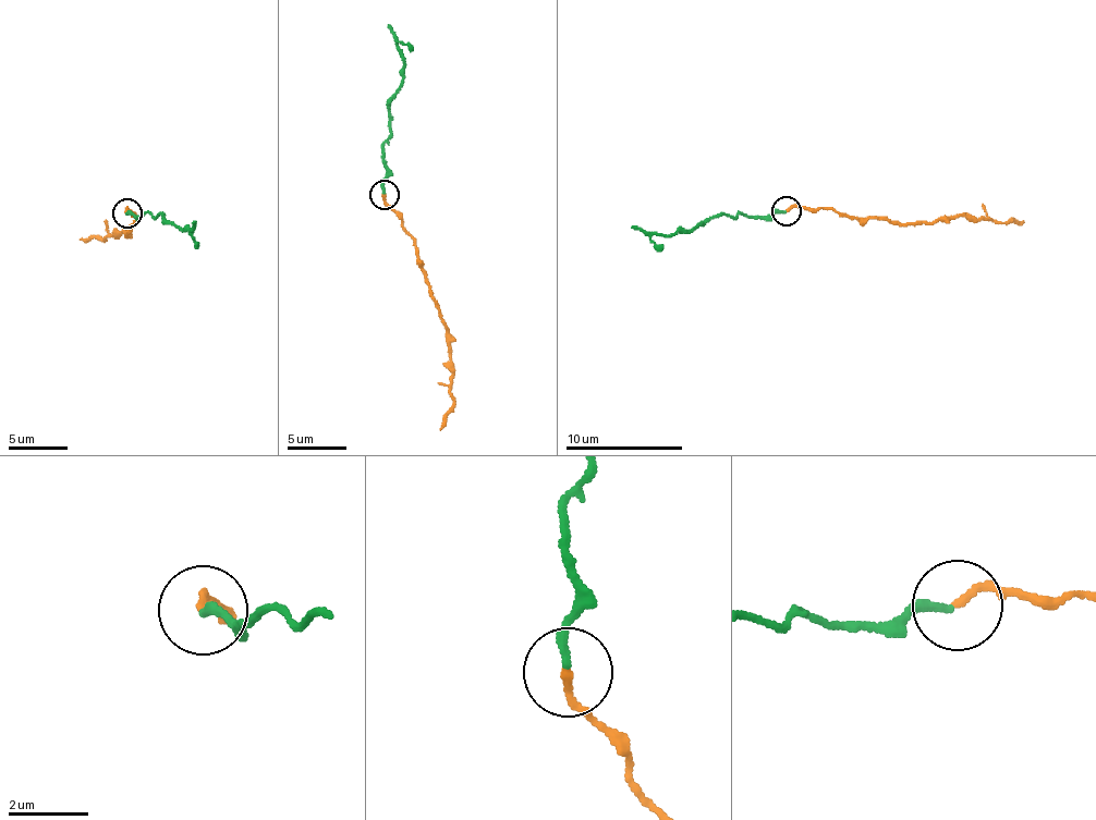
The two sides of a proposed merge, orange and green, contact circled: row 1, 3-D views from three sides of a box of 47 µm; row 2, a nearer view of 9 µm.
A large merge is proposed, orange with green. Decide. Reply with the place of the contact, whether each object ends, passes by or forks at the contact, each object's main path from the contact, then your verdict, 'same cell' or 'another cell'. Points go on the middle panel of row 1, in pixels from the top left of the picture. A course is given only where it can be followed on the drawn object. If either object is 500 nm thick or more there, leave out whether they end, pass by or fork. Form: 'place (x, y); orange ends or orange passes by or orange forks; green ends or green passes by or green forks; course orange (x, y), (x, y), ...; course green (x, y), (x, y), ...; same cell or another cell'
place (384, 194); orange ends; green ends; course orange (382, 194), (403, 230), (414, 241), (418, 267), (435, 300), (452, 359), (454, 406), (440, 429); course green (382, 194), (389, 102), (401, 84), (403, 63), (398, 37), (388, 25); another cell

